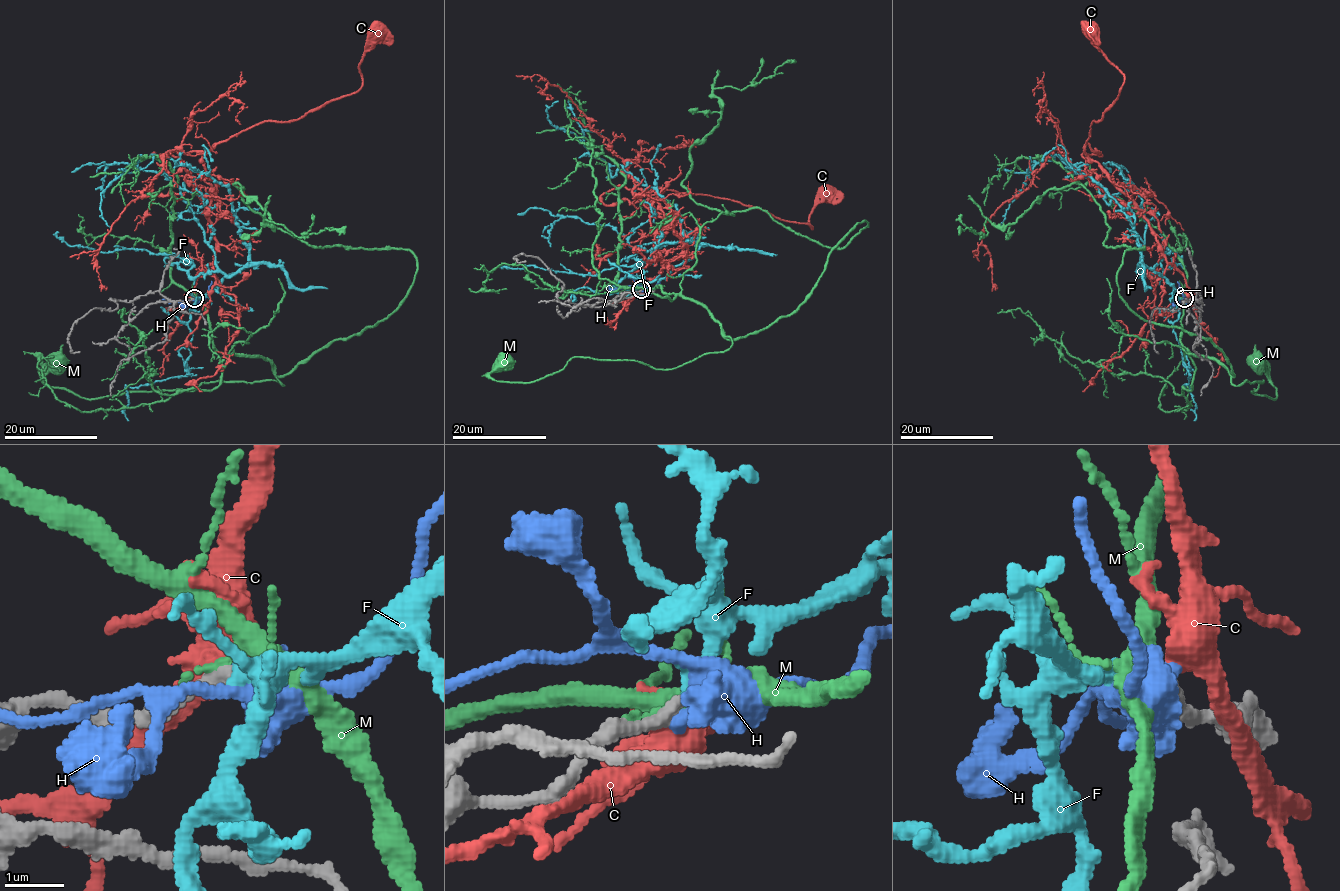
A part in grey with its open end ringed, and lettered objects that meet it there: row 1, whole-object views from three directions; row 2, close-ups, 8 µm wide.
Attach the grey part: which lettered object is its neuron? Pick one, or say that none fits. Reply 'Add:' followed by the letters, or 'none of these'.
Add: F

